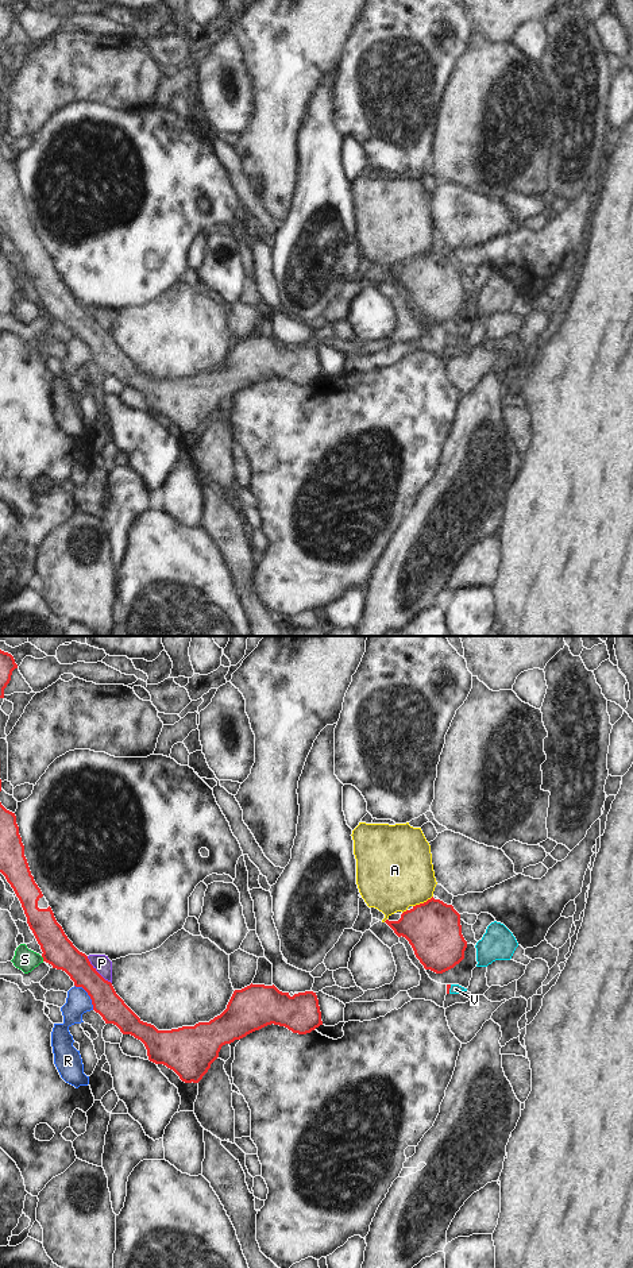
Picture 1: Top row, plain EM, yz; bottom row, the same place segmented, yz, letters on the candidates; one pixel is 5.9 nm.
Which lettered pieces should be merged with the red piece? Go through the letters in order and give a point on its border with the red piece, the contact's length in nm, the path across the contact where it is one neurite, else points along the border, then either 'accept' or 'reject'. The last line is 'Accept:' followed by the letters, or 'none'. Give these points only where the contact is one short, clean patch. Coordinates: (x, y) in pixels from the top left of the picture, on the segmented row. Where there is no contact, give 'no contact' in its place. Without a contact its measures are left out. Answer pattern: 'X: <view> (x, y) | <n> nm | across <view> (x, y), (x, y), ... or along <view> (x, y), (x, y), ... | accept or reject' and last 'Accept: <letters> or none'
A: yz (424, 902) | 140 nm | reject
P: yz (96, 971) | 220 nm | along yz (87, 956), (89, 963), (111, 983) | reject
R: yz (88, 994) | 190 nm | along yz (74, 985), (87, 993), (93, 1009) | reject
S: yz (43, 959) | 40 nm | along yz (41, 956), (43, 960) | reject
V: yz (450, 987) | 60 nm | across yz (448, 986), (450, 987), (455, 989) | accept
Accept: V

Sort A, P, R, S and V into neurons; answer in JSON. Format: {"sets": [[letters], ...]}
{"sets": [["A"], ["P"], ["R"], ["S"], ["V"]]}

